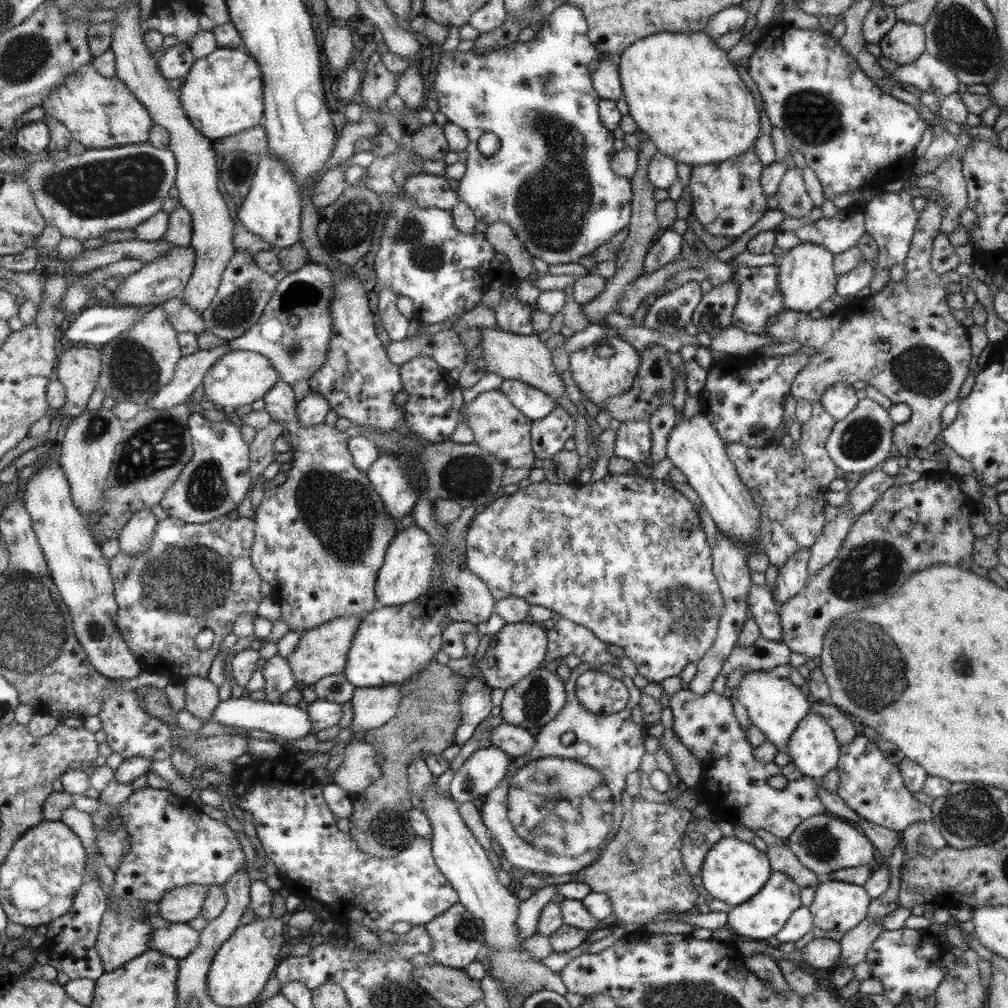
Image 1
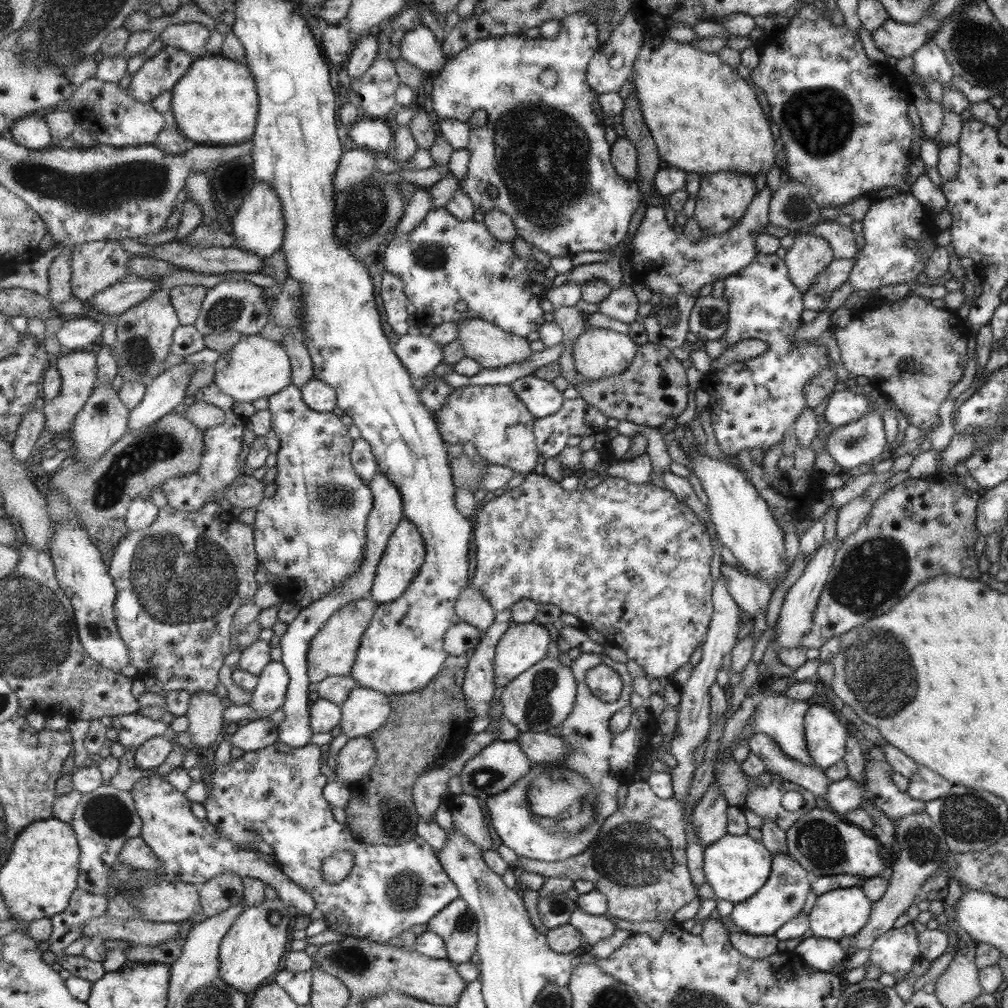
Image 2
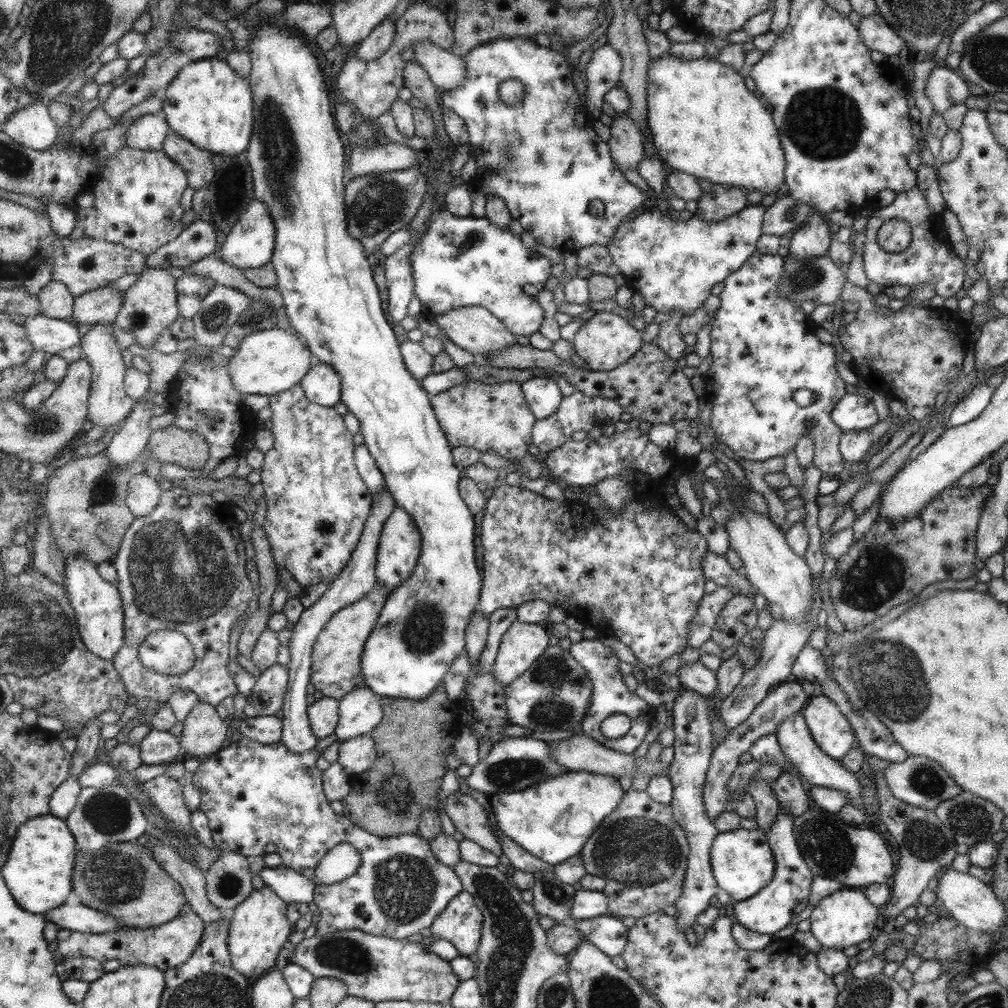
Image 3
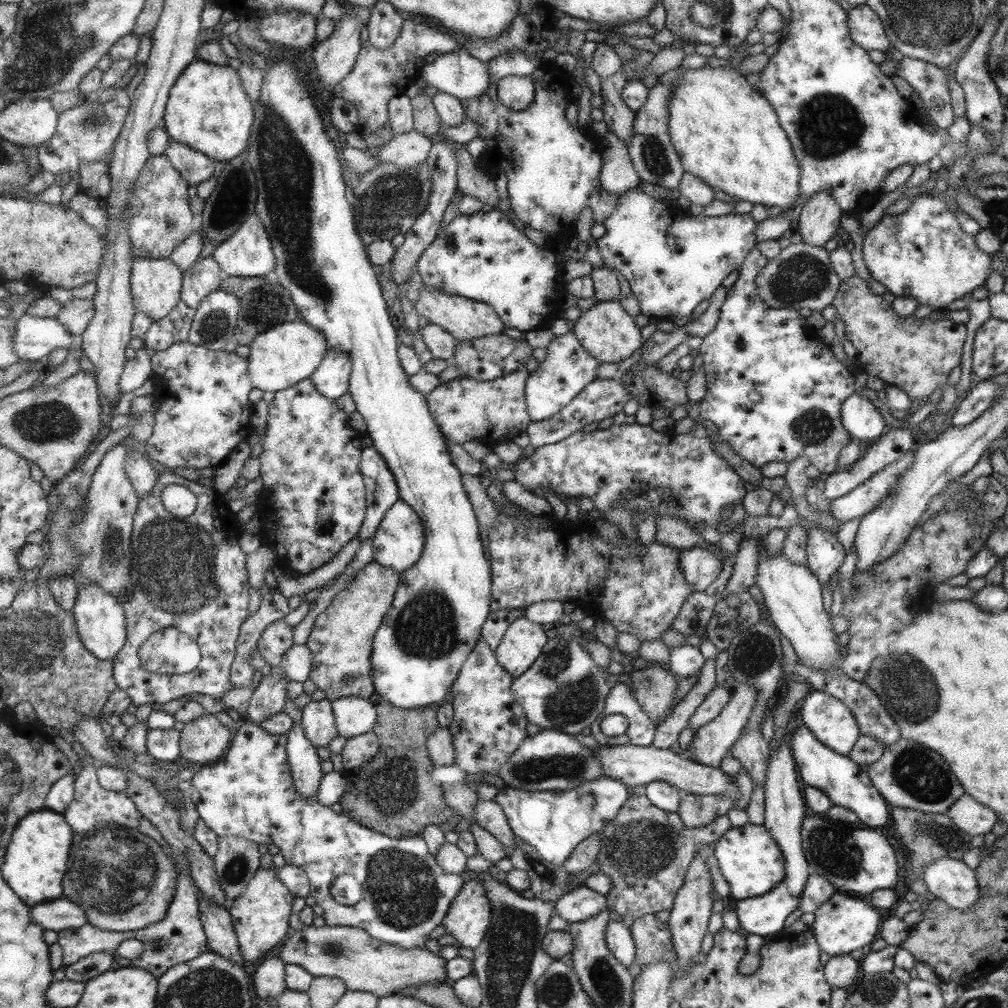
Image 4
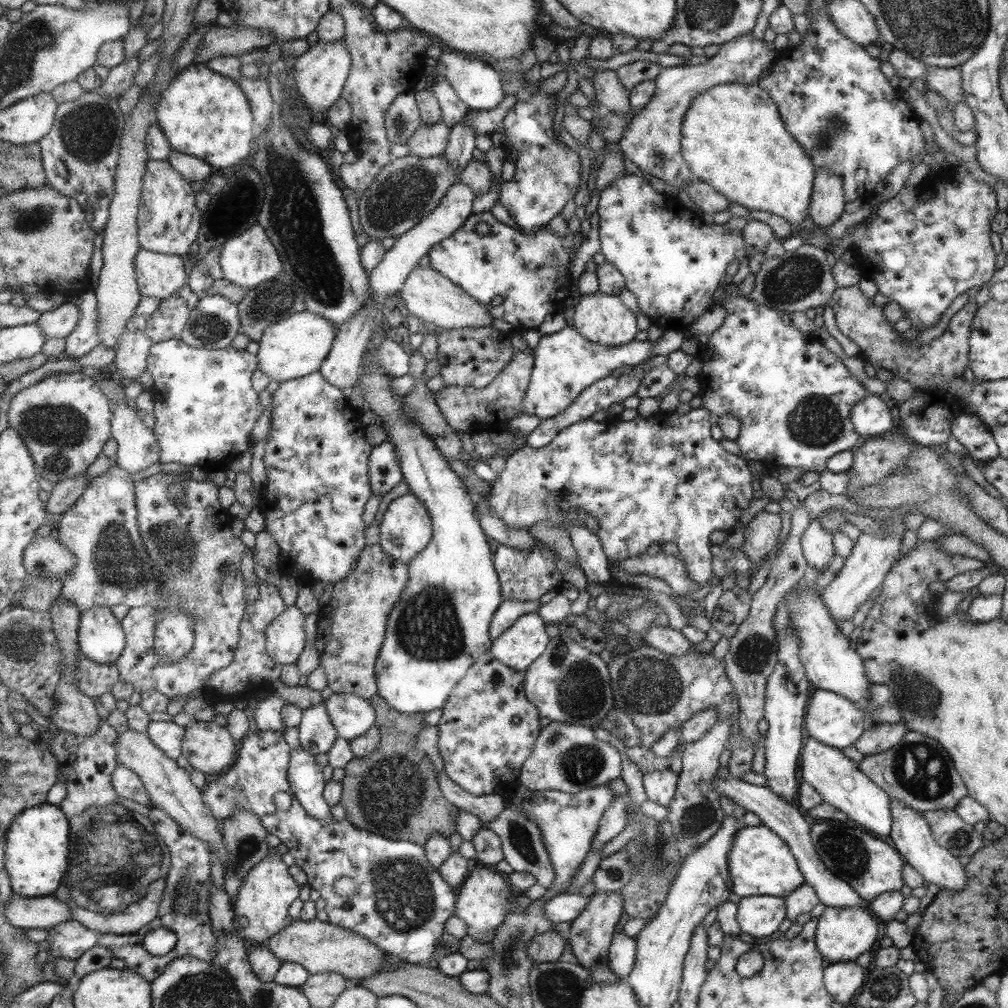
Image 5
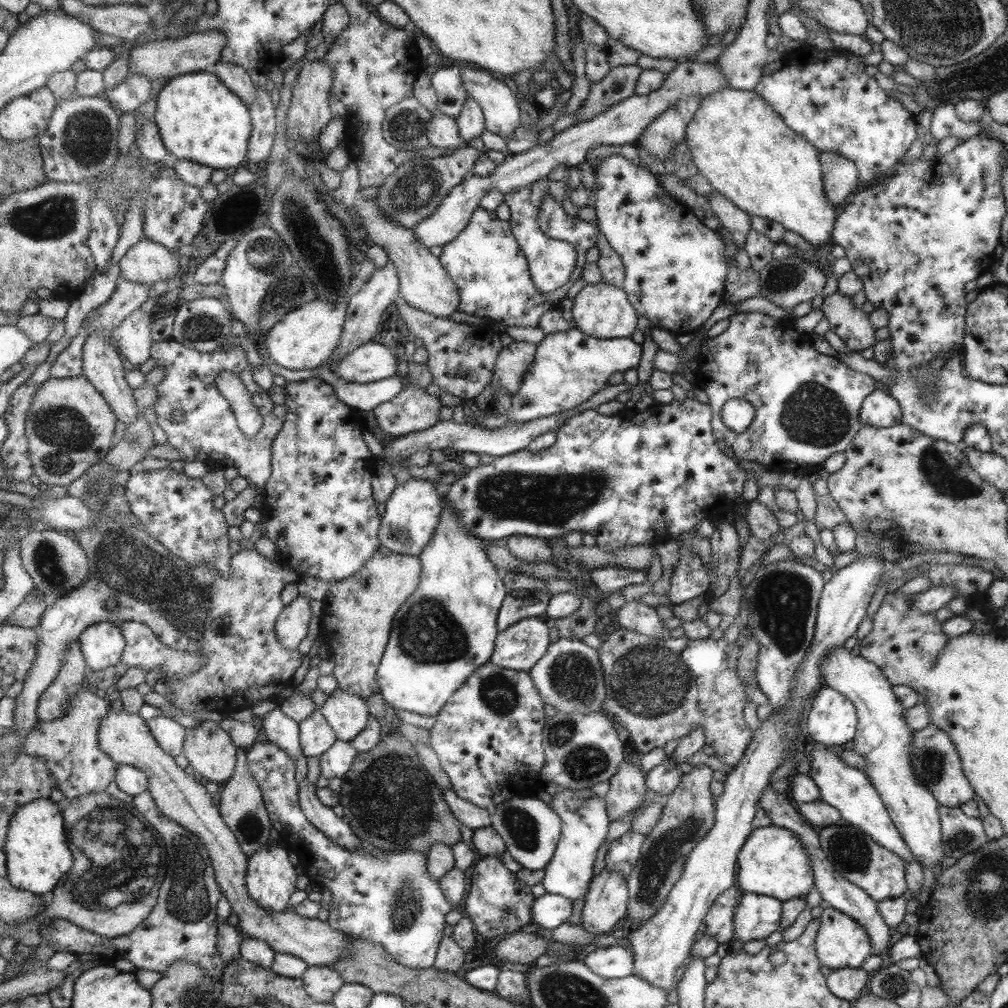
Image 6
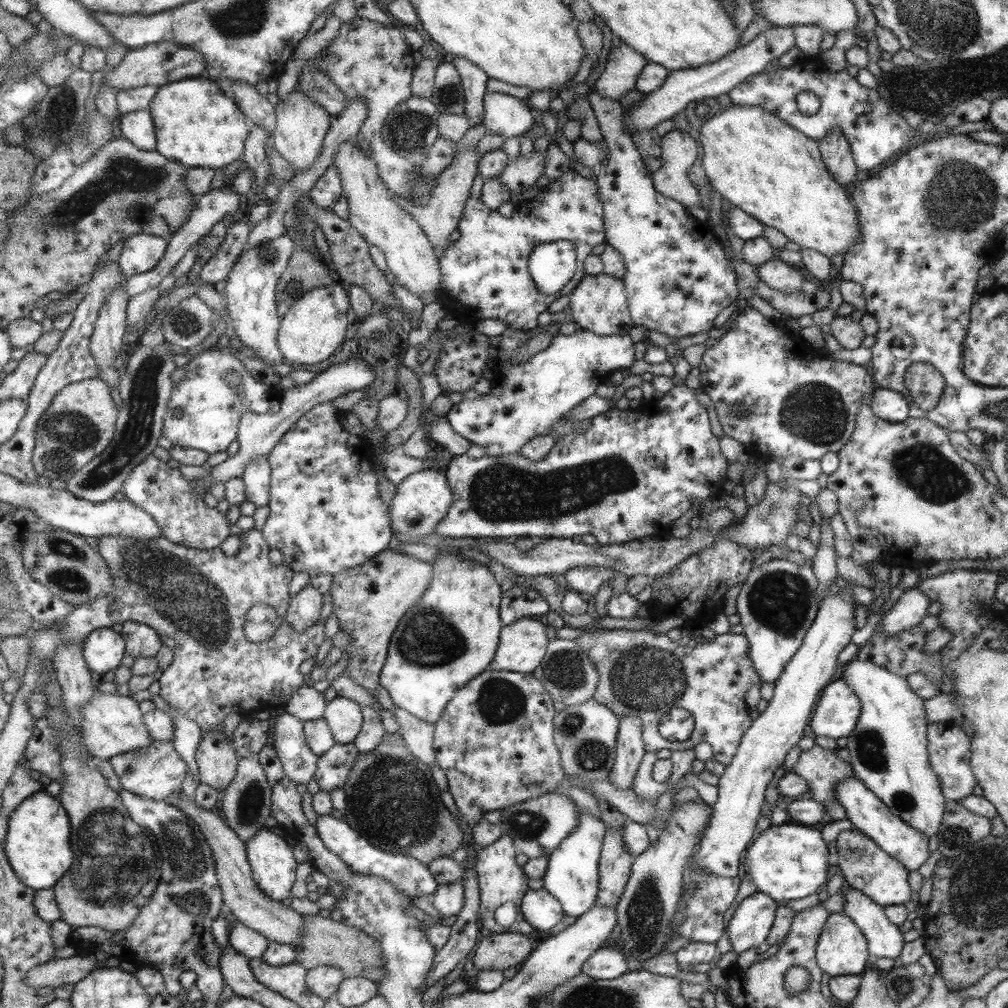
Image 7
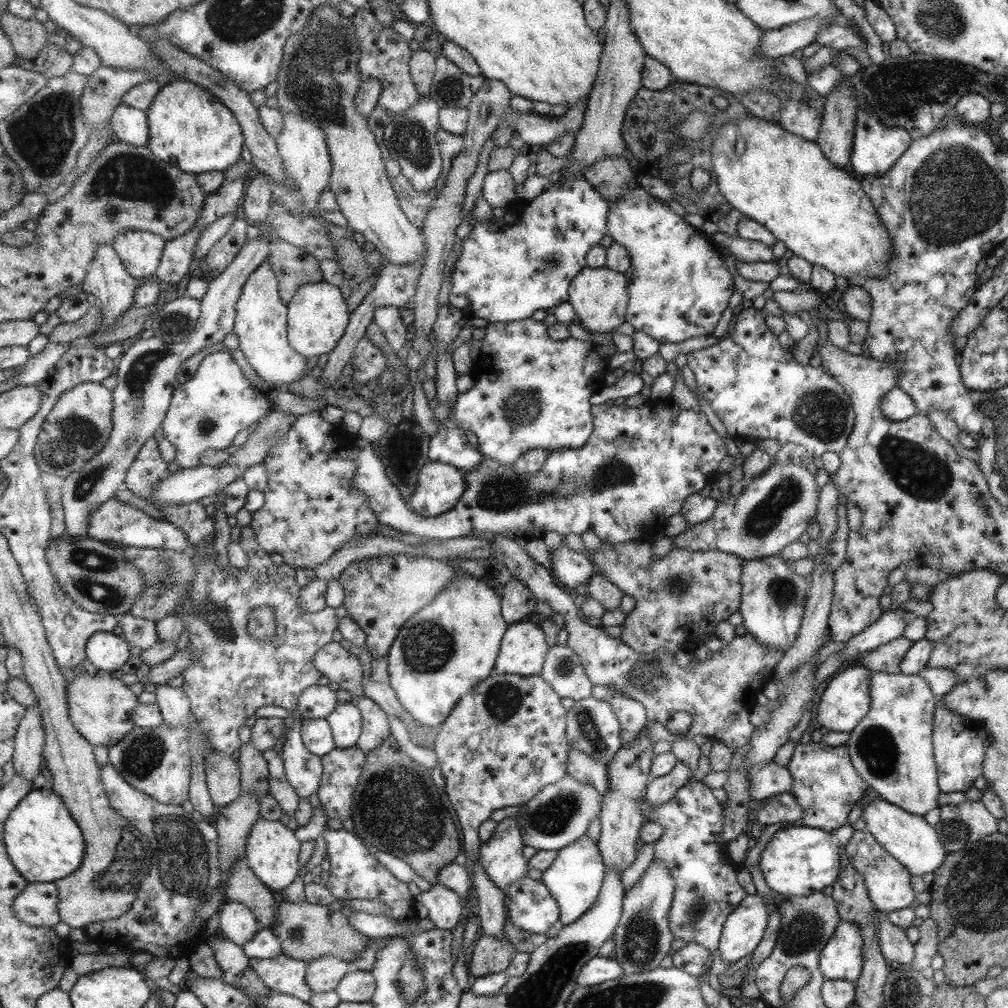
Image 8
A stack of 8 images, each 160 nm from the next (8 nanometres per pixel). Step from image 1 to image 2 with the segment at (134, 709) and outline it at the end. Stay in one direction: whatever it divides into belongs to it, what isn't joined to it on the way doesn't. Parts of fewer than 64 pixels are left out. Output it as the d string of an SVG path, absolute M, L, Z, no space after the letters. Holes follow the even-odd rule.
M139 712L114 716L111 722L118 732L117 741L124 748L138 749L148 740L169 736L172 731L169 723L151 720Z

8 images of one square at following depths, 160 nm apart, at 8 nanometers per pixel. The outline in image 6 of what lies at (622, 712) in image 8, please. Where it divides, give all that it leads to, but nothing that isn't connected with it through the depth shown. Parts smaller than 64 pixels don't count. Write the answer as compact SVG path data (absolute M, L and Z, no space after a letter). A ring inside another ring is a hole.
M626 755L619 772L609 782L605 799L611 821L624 818L640 808L646 795L645 775L633 764L633 758Z

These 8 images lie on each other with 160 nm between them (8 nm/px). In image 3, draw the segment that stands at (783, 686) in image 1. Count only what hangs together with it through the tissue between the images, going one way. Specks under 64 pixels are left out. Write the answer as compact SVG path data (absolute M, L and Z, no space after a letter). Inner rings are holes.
M801 710L787 715L781 723L778 724L776 731L779 748L781 752L789 759L789 762L799 772L806 786L817 785L823 788L830 788L844 792L853 806L862 810L862 800L860 799L860 786L855 773L849 772L841 761L829 757L814 742L810 731L807 728L805 717Z

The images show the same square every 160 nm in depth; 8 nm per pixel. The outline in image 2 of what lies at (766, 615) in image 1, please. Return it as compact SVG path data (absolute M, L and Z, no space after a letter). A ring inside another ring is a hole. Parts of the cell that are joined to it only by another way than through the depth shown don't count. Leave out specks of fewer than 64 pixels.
M722 561L720 572L721 575L727 577L729 593L742 612L746 612L751 619L760 610L762 614L765 614L765 608L767 608L767 602L769 602L772 592L770 584L751 574L741 573L737 571L736 567L730 567Z

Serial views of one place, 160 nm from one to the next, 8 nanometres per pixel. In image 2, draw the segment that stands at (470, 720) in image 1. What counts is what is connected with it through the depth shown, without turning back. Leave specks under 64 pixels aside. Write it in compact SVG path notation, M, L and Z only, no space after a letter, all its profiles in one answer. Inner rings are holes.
M511 609L496 613L495 622L483 633L477 652L469 657L469 668L464 674L464 695L467 704L479 718L491 716L496 687L496 648L514 624Z

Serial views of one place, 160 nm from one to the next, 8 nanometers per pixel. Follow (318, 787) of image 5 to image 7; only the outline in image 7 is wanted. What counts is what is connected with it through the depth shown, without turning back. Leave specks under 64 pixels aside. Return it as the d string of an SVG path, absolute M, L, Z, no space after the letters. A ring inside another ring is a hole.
M318 814L315 825L327 848L340 856L345 864L353 869L355 874L385 878L387 882L395 884L399 892L403 892L409 900L418 897L431 898L438 890L439 882L430 872L430 868L422 864L422 861L412 856L391 854L385 852L382 848L377 848L377 846L371 844L370 840L359 834L345 819L338 820L330 814Z

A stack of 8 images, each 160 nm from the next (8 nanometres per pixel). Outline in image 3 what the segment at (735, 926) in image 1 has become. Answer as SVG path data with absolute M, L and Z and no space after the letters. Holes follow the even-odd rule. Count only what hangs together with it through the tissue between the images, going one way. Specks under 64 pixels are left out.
M779 808L773 824L765 832L770 851L776 862L774 878L757 895L740 902L733 902L733 906L731 906L730 918L736 920L740 926L750 932L772 936L791 924L794 917L802 912L809 903L814 874L810 872L806 861L803 860L794 836L793 824L794 817Z

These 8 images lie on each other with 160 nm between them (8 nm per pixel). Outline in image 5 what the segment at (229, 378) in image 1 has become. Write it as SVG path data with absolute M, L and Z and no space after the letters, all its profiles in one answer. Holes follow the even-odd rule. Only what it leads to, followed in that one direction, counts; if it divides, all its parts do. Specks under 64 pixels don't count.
M307 311L298 312L265 329L265 334L258 342L258 366L273 382L279 383L279 386L288 380L303 378L320 371L333 348L337 330L325 316Z

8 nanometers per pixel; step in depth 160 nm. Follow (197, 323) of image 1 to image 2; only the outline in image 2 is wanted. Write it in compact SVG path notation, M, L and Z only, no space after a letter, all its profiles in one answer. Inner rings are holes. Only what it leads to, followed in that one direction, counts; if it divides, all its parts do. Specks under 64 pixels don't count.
M178 285L169 291L181 324L196 324L208 292L209 289L201 285Z

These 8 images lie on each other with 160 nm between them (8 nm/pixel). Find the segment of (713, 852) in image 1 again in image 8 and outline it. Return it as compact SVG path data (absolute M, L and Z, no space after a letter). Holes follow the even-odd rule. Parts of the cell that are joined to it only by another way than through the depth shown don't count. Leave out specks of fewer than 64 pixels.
M806 826L785 827L774 832L759 854L759 870L771 891L789 896L810 896L834 884L839 868L839 844L824 829Z

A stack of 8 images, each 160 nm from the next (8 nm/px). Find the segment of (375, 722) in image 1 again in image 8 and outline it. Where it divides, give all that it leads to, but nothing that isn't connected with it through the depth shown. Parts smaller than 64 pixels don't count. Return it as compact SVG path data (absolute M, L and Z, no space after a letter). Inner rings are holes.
M355 701L338 704L327 720L332 726L337 749L357 747L364 722Z

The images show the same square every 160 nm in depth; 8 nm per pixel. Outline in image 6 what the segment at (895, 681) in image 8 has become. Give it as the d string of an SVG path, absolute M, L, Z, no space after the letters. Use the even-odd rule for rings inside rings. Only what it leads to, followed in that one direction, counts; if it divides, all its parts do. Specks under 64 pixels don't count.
M837 647L827 654L826 659L822 660L823 686L835 689L835 692L842 693L848 697L857 709L858 726L853 742L853 750L859 753L866 760L866 767L862 770L870 777L871 784L877 789L882 803L889 813L890 820L893 821L895 828L901 833L902 840L905 841L910 852L913 853L914 860L921 866L933 867L940 865L940 860L945 854L945 847L941 841L941 824L938 812L938 801L934 799L926 785L922 784L915 775L913 765L910 764L910 746L913 744L913 732L906 727L905 708L902 708L901 701L894 695L893 685L887 683L887 679L880 670L870 661L853 655L845 647Z

